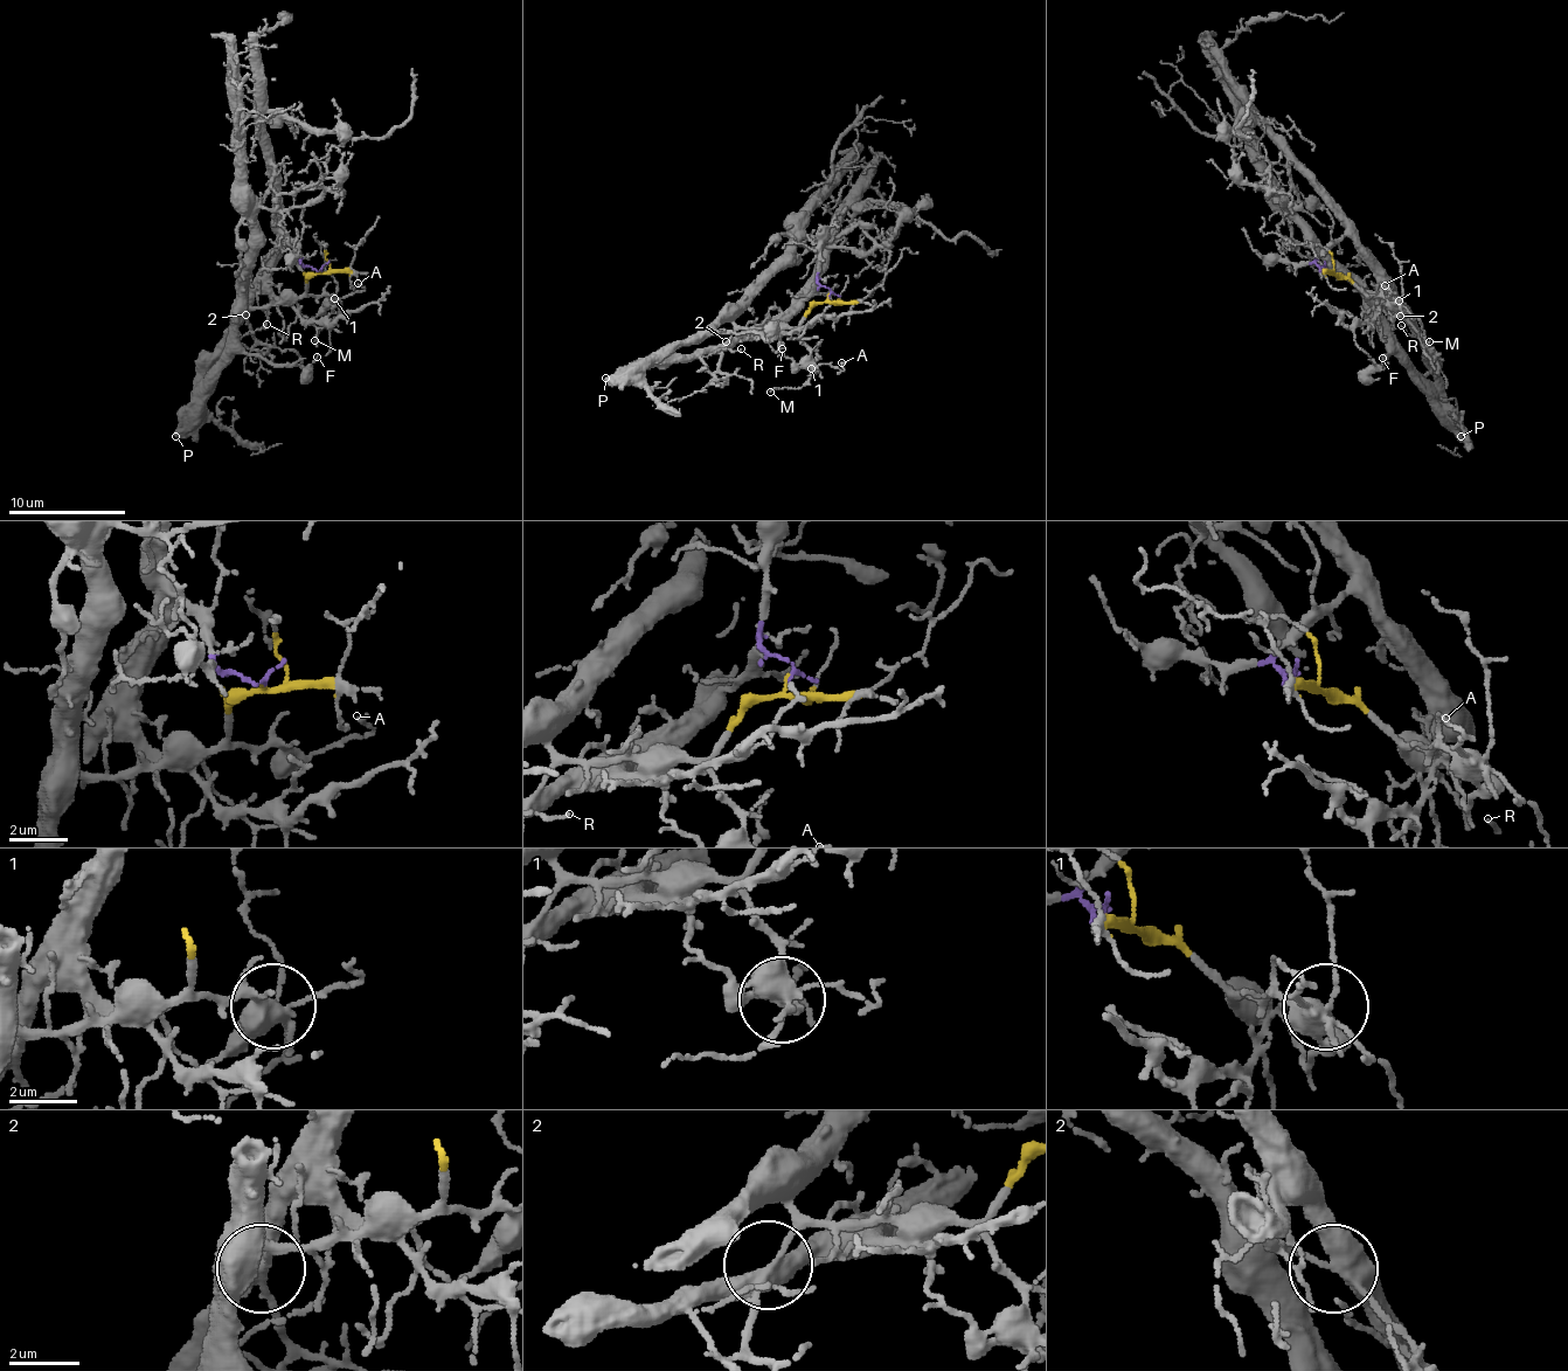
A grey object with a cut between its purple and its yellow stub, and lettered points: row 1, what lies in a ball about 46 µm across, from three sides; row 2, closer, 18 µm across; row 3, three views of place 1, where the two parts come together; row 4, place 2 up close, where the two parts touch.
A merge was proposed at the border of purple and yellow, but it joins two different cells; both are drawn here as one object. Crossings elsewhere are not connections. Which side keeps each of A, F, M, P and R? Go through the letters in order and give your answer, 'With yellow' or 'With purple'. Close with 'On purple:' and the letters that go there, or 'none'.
A: With yellow
F: With yellow
M: With yellow
P: With yellow
R: With purple
On purple: R

